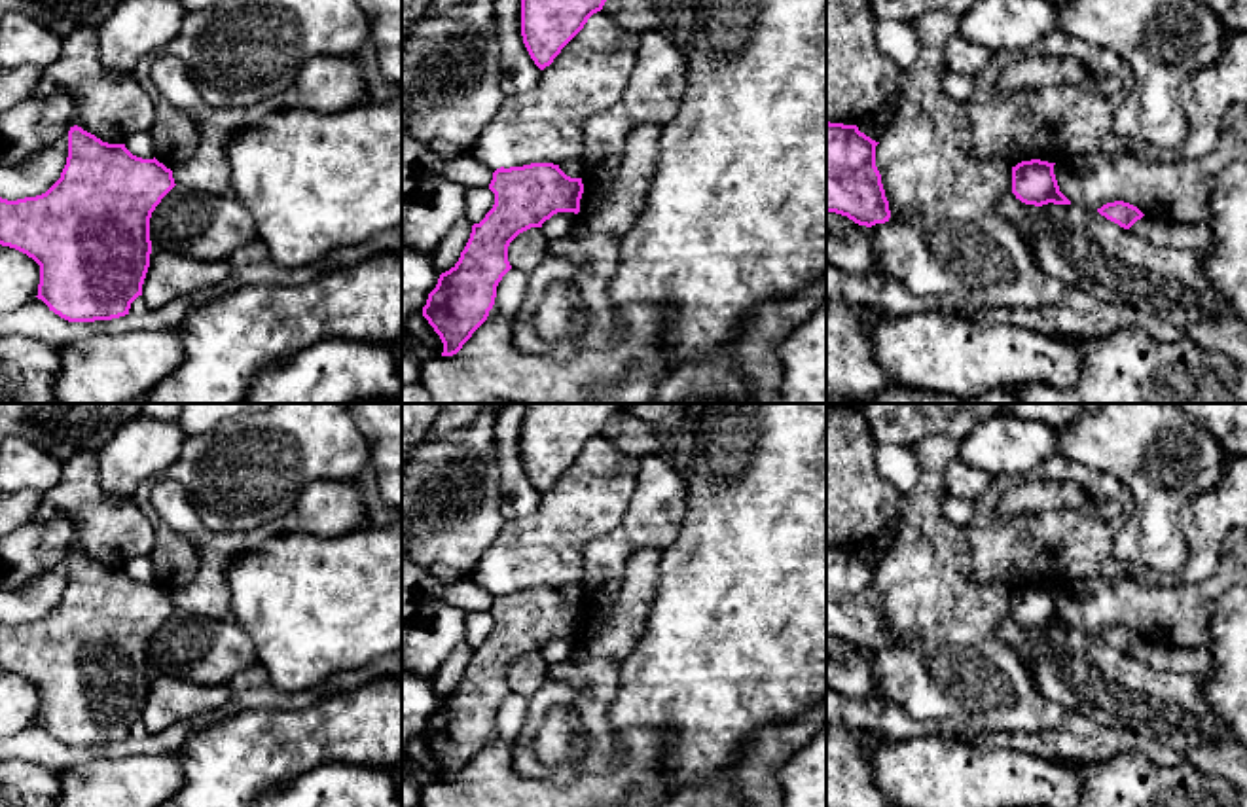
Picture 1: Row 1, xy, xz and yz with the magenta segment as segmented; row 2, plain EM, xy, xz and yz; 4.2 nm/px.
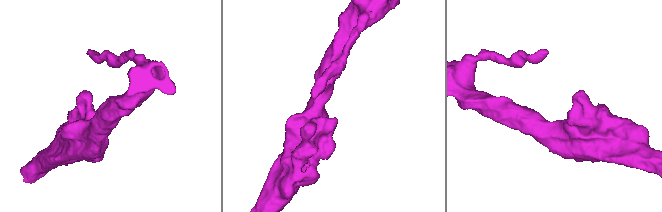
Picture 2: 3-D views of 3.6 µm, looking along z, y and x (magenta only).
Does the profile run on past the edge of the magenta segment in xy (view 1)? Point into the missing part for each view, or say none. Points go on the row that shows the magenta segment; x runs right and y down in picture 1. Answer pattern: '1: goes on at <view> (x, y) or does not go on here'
1: does not go on here

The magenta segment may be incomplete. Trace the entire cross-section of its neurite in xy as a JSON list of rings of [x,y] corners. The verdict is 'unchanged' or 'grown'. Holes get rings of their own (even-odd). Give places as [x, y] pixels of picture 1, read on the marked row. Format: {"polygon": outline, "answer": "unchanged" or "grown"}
{"polygon": [[[74,125],[68,131],[68,157],[61,172],[61,178],[42,195],[8,201],[0,197],[0,244],[15,248],[40,265],[38,299],[42,299],[49,311],[68,322],[95,322],[112,320],[129,314],[131,303],[142,296],[142,284],[150,267],[152,241],[150,241],[150,218],[161,199],[174,188],[172,170],[154,159],[142,159],[133,155],[125,144],[108,144],[95,134]]], "answer": "unchanged"}

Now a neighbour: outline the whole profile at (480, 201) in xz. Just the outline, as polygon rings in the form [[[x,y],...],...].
[[[489,188],[466,189],[464,222],[479,224],[495,205],[495,193]]]

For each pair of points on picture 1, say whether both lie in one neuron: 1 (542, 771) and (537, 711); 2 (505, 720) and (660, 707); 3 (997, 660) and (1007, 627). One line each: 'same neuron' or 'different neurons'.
1: same neuron
2: different neurons
3: different neurons

